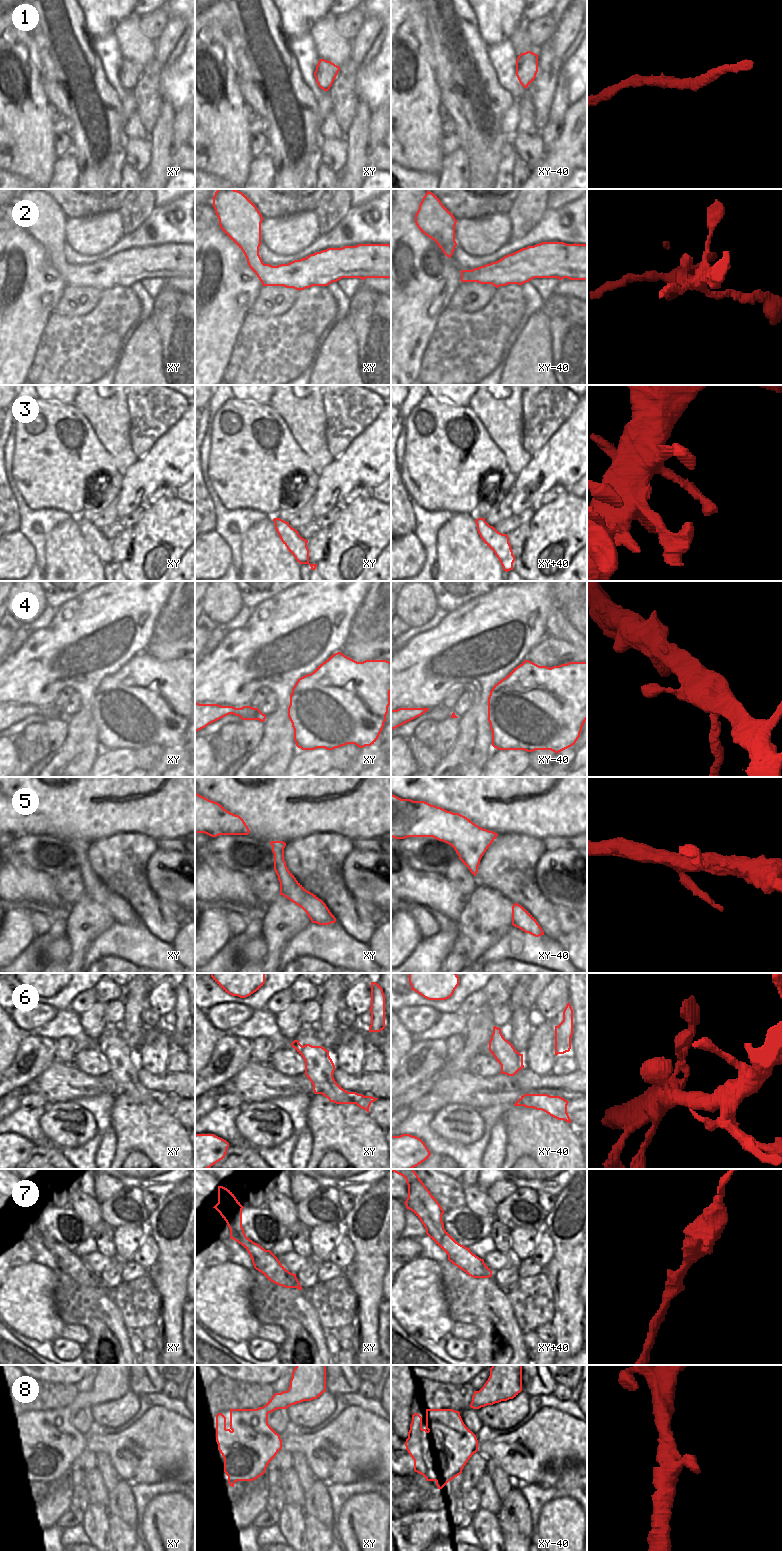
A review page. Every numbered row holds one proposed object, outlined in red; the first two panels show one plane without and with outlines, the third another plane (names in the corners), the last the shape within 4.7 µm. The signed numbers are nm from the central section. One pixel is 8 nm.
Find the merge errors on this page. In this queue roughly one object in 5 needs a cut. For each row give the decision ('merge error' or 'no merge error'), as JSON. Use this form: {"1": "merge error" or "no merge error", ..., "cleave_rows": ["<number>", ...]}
{"1": "no merge error", "2": "no merge error", "3": "no merge error", "4": "no merge error", "5": "no merge error", "6": "no merge error", "7": "no merge error", "8": "no merge error", "cleave_rows": []}

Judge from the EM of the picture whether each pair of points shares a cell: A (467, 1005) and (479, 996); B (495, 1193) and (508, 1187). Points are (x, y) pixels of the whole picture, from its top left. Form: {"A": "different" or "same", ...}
{"A": "same", "B": "same"}

